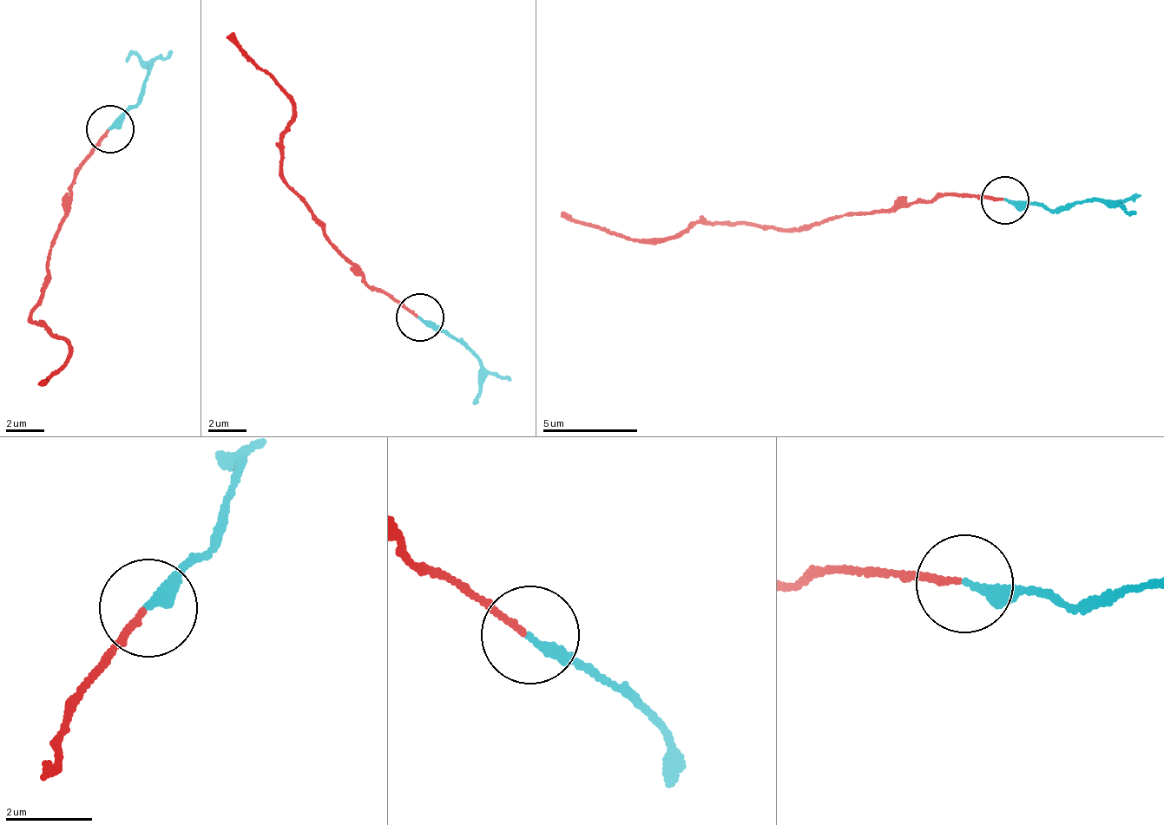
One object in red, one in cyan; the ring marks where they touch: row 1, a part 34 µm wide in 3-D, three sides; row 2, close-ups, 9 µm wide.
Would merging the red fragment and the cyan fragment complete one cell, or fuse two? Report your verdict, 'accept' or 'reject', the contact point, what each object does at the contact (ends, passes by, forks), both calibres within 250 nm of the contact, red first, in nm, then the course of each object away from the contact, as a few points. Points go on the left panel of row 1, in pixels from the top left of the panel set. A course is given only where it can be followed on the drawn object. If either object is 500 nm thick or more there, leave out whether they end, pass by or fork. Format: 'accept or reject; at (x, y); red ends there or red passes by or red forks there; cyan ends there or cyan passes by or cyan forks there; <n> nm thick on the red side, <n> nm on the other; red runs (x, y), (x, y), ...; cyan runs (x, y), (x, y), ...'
accept; at (110, 129); red ends there; cyan ends there; 110 nm thick on the red side, 240 nm on the other; red runs (107, 130), (79, 163), (43, 291), (29, 317), (74, 349), (56, 376), (39, 381); cyan runs (111, 129), (137, 101), (152, 65), (138, 52), (127, 60)

